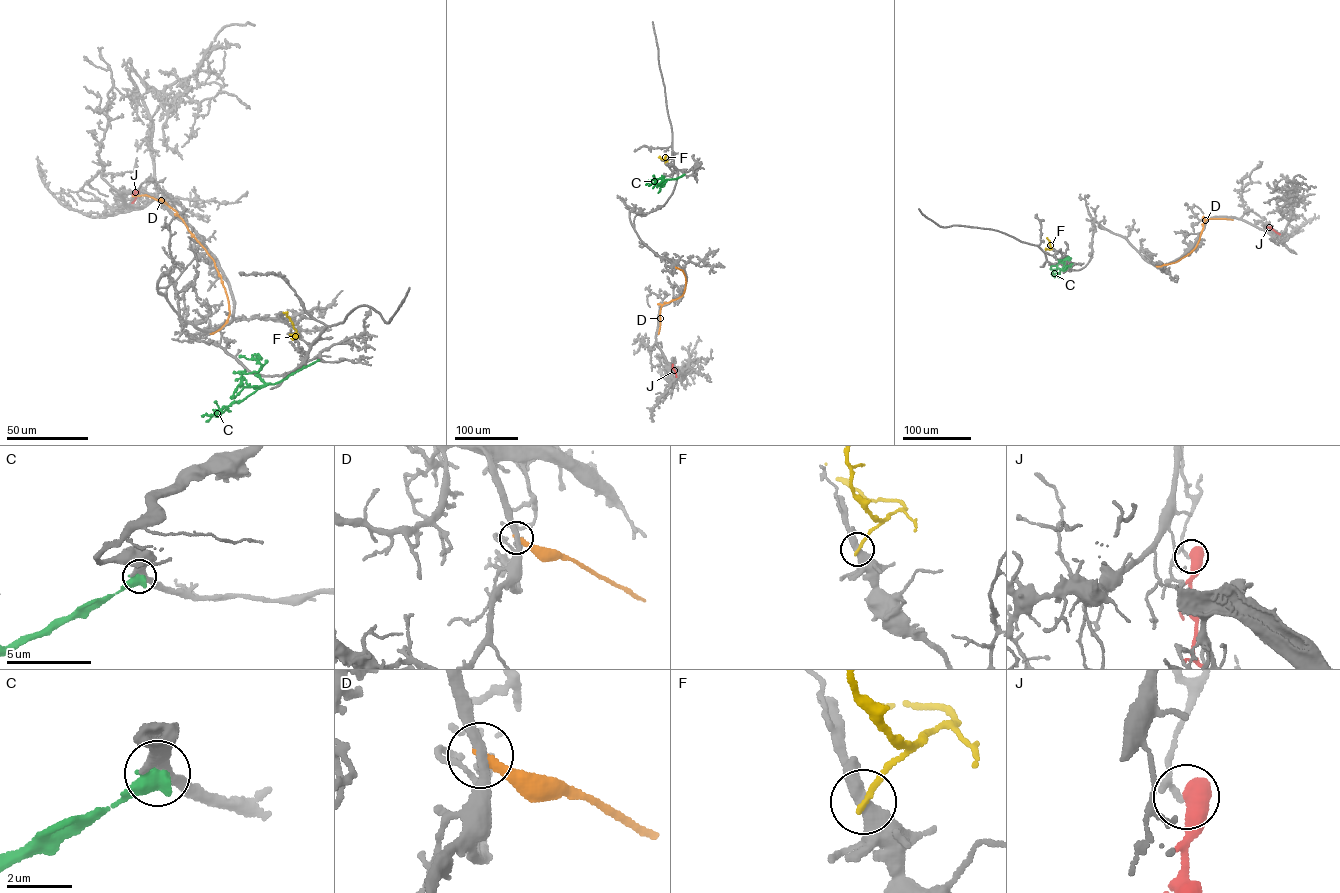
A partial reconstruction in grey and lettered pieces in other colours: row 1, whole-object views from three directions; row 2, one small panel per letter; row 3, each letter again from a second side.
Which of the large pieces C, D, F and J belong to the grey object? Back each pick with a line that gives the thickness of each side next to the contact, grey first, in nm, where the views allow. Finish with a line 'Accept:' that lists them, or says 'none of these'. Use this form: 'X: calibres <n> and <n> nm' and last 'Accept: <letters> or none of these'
Accept: none of these

